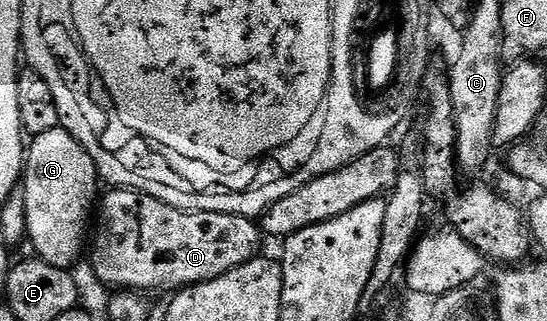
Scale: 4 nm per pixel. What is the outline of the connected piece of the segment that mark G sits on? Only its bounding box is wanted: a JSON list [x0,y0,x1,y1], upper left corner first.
[20,126,100,268]

